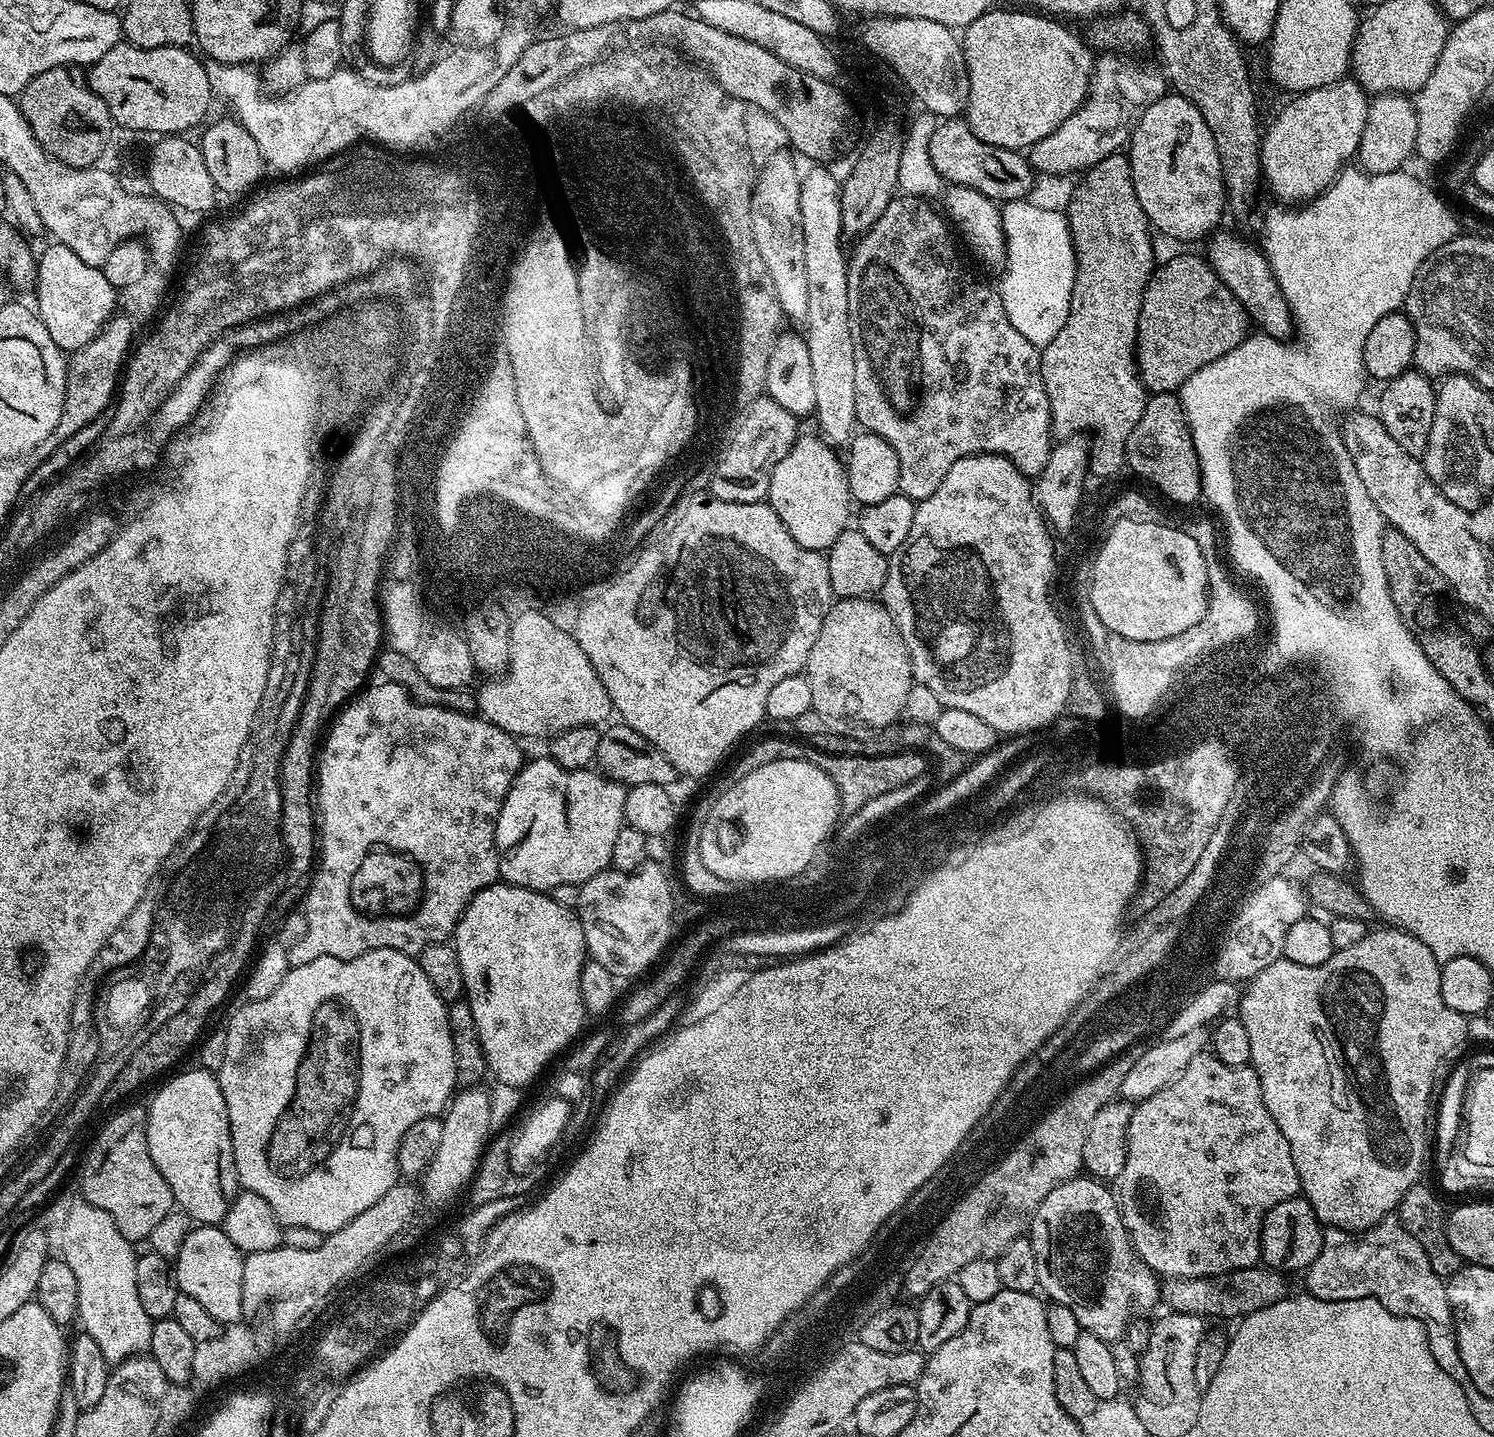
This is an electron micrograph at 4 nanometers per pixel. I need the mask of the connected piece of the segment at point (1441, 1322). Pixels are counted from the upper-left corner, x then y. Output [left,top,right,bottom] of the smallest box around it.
[1303,1214,1465,1379]

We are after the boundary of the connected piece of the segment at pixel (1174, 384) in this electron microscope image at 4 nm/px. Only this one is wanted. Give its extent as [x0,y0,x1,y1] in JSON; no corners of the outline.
[1136,254,1250,393]

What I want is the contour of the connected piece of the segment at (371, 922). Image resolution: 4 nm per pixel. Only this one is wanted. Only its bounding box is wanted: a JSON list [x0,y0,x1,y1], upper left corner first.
[288,683,526,968]

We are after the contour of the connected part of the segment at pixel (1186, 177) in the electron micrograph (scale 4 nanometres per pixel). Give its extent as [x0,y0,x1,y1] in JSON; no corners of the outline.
[1126,94,1226,242]

